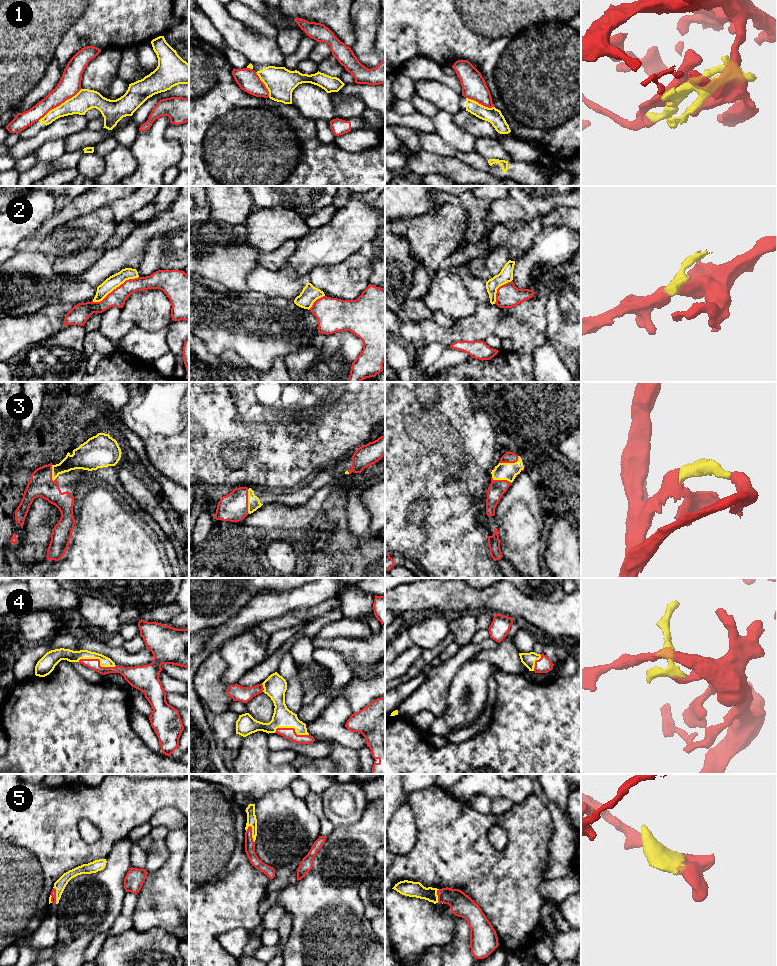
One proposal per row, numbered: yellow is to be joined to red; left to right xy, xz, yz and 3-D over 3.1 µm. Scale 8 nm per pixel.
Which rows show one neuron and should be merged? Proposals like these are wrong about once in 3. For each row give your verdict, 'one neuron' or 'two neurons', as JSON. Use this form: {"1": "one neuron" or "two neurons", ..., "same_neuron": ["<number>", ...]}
{"1": "two neurons", "2": "two neurons", "3": "one neuron", "4": "one neuron", "5": "one neuron", "same_neuron": ["3", "4", "5"]}

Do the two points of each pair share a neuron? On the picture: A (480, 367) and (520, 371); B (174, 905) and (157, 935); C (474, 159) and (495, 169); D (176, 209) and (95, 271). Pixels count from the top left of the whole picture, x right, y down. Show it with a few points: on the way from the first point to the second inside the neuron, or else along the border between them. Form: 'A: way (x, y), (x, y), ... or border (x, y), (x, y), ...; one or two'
A: way (490, 371), (510, 371); one
B: border (159, 926), (169, 931), (178, 939); two
C: way (479, 163), (490, 165); one
D: way (156, 226), (148, 230), (121, 257), (115, 260); one

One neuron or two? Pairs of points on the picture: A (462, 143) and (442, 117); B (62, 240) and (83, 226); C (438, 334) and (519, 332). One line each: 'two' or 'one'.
A: one
B: one
C: one

